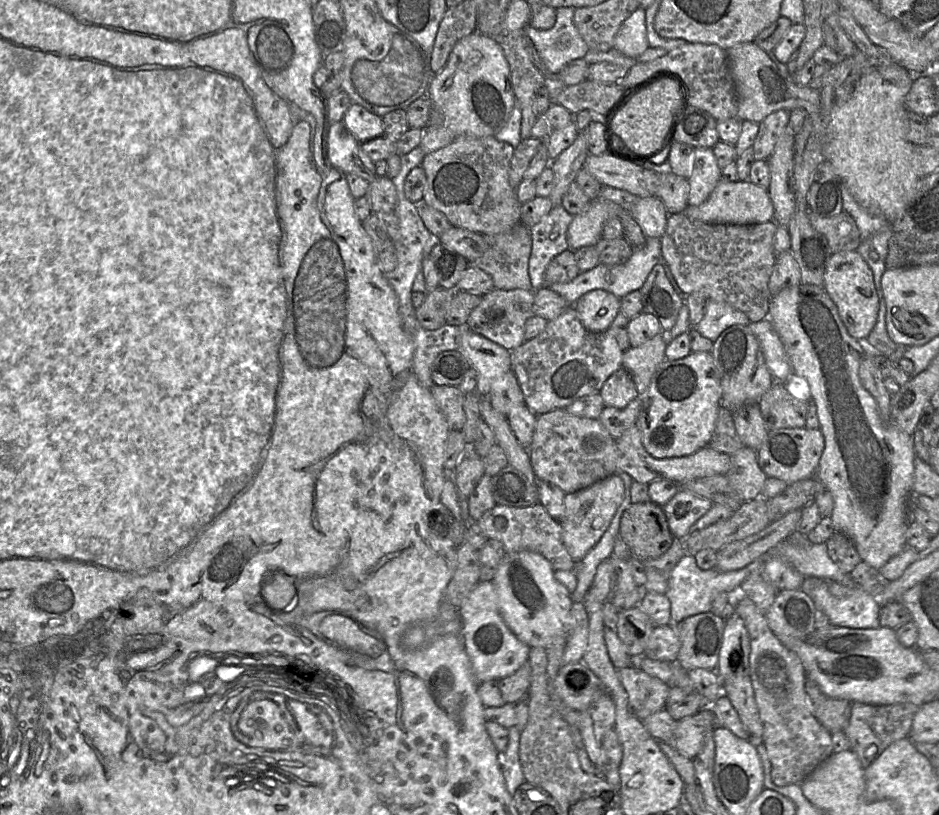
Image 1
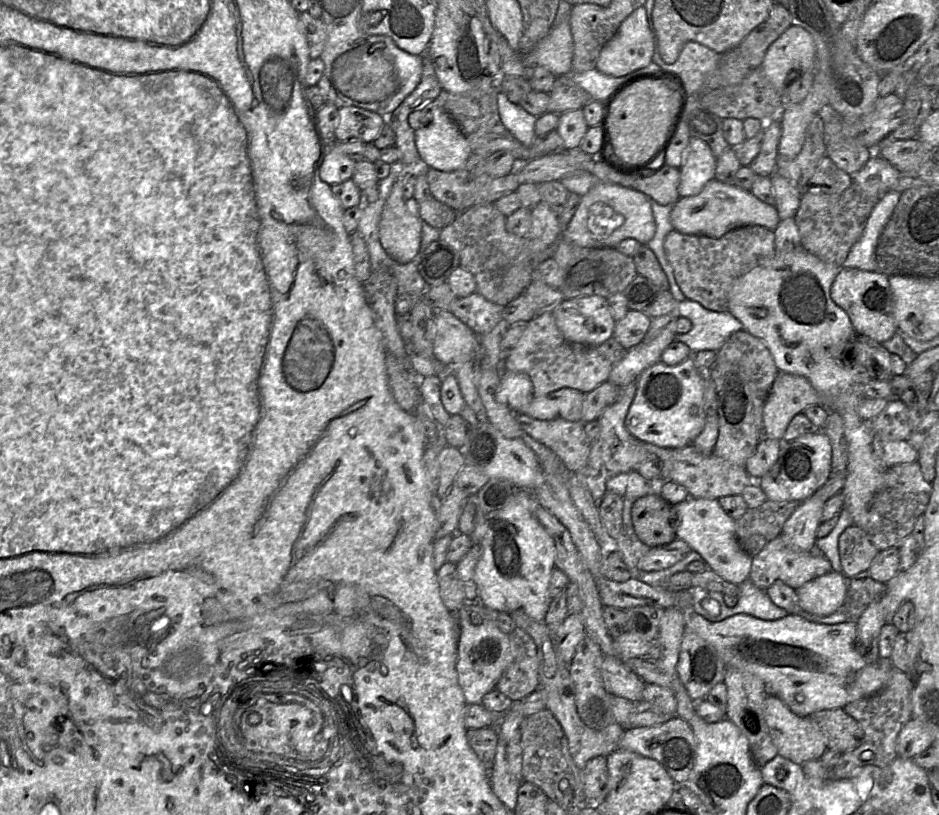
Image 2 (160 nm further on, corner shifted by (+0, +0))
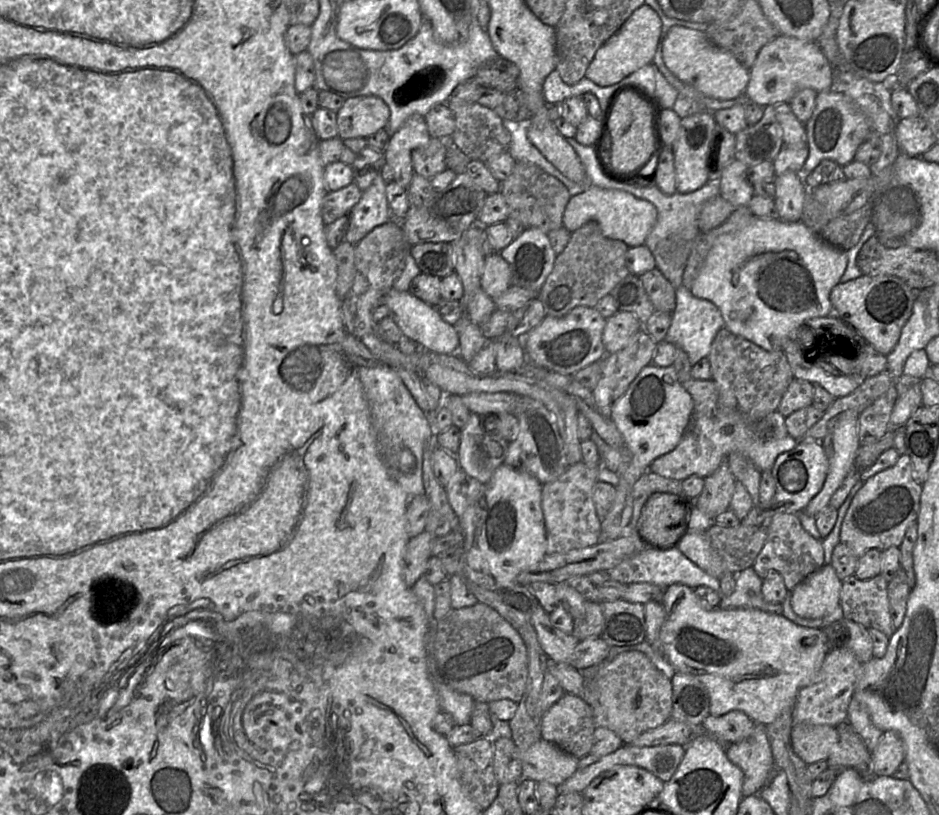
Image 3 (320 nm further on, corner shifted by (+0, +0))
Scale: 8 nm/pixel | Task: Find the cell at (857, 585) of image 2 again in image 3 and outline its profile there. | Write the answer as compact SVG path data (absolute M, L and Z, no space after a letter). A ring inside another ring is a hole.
M855 575L842 581L840 605L844 618L891 637L897 630L892 622L888 580L881 575L859 580Z

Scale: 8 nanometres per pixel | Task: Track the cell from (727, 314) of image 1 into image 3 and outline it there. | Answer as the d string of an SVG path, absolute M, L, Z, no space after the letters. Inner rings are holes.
M682 284L676 289L676 307L664 341L682 347L688 354L690 364L694 366L702 358L708 357L716 334L723 327L724 320L719 309L709 300L694 297Z

